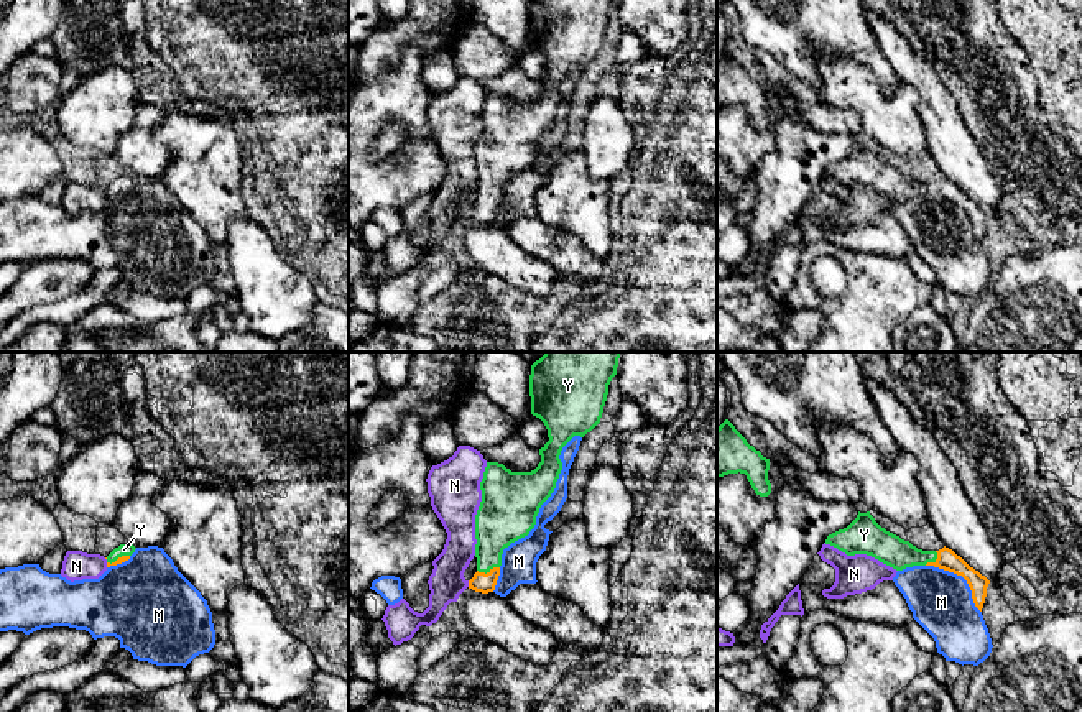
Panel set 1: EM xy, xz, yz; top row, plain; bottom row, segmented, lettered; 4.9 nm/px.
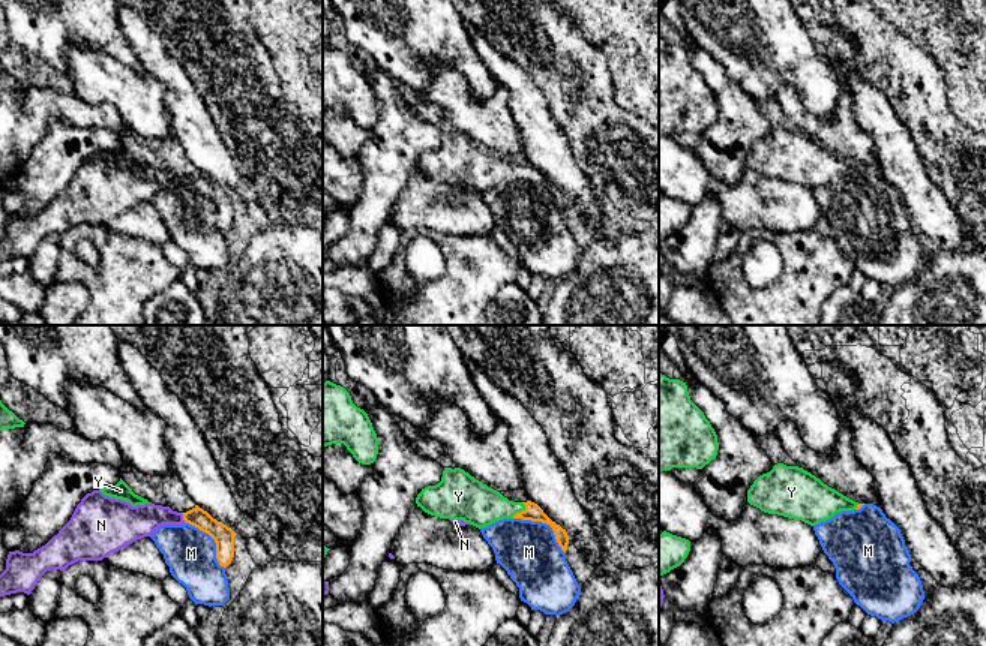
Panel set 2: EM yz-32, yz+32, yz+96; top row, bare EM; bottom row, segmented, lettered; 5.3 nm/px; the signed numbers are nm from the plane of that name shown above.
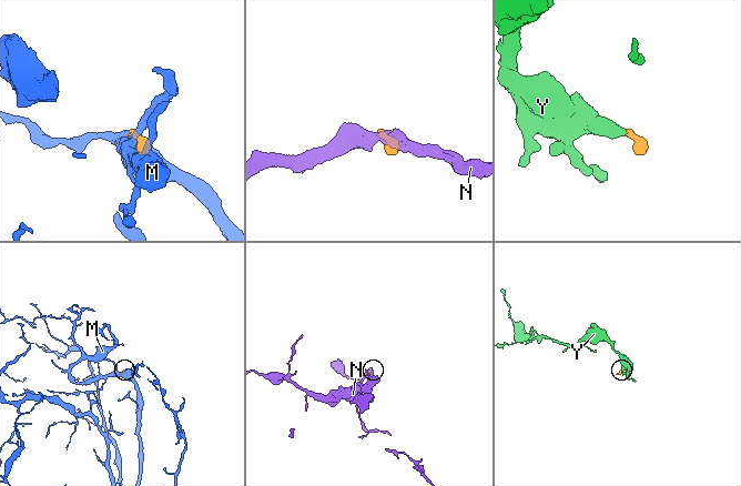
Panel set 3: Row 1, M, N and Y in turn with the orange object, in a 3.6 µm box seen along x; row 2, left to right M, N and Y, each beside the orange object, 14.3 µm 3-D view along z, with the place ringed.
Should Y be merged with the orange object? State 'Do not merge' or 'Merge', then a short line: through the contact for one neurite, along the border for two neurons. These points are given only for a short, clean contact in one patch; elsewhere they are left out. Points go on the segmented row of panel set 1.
Merge. Line: xz (482, 582), (487, 573), (489, 546), (499, 523)

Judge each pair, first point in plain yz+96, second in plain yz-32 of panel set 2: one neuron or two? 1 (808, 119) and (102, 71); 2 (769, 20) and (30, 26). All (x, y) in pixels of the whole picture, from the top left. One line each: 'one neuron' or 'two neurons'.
1: one neuron
2: one neuron

